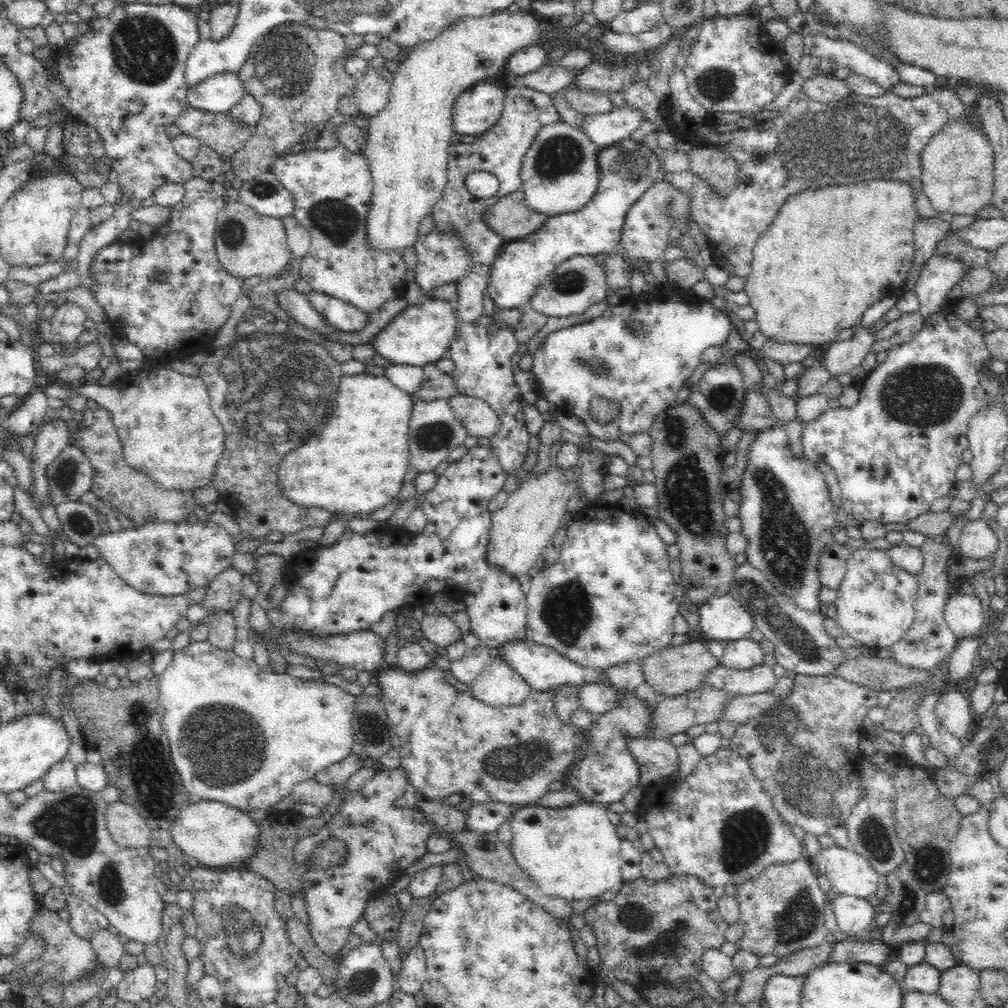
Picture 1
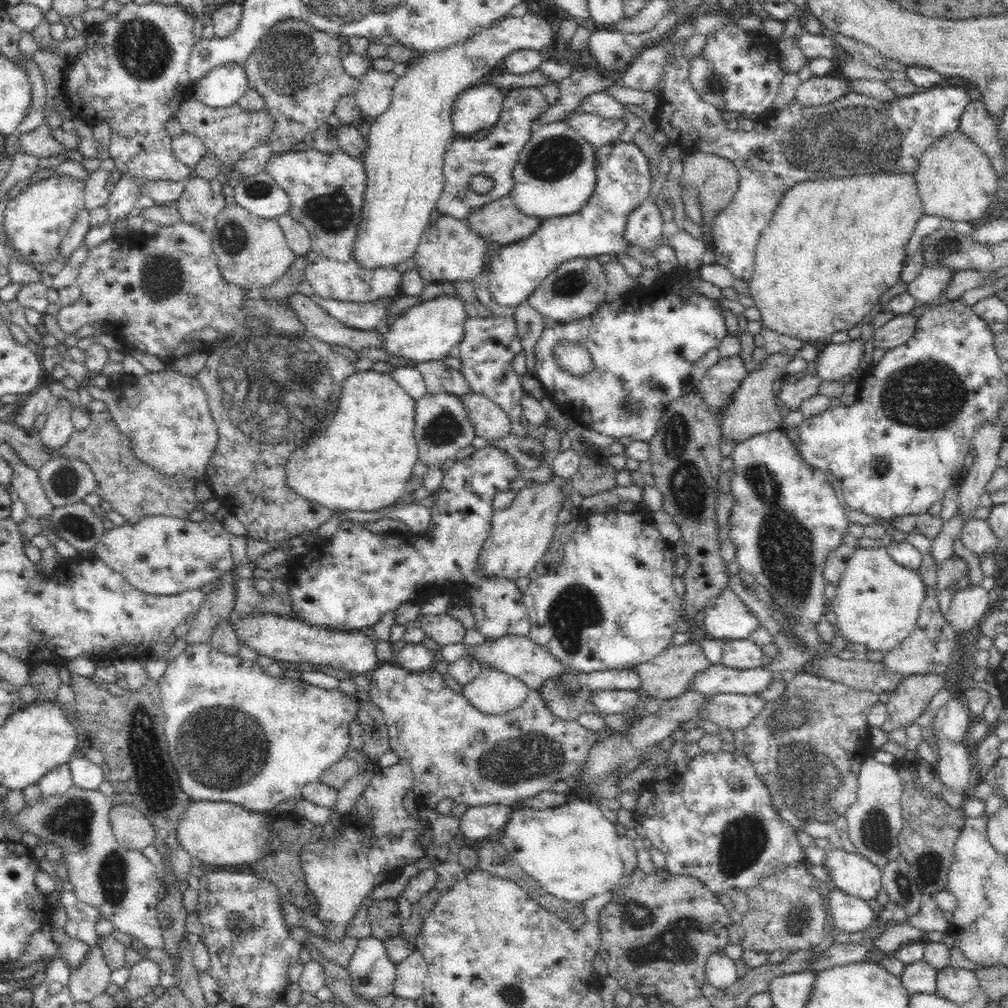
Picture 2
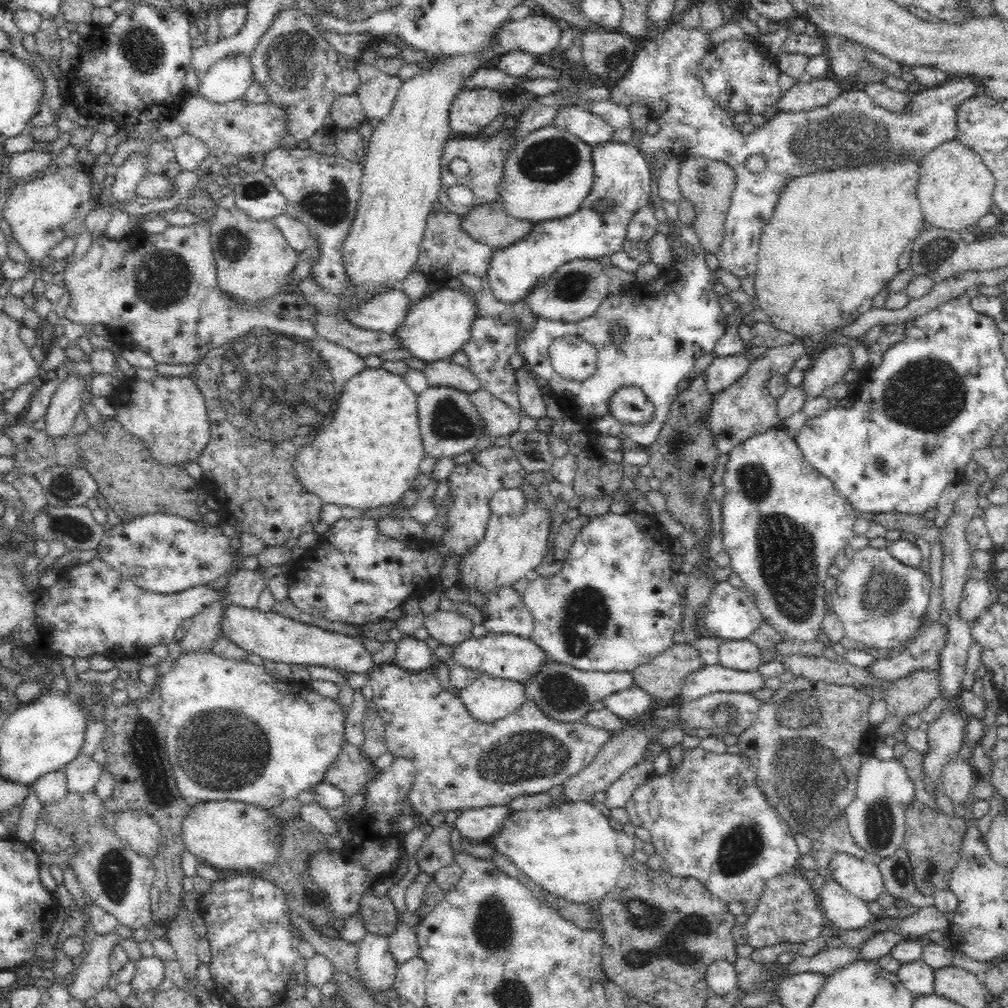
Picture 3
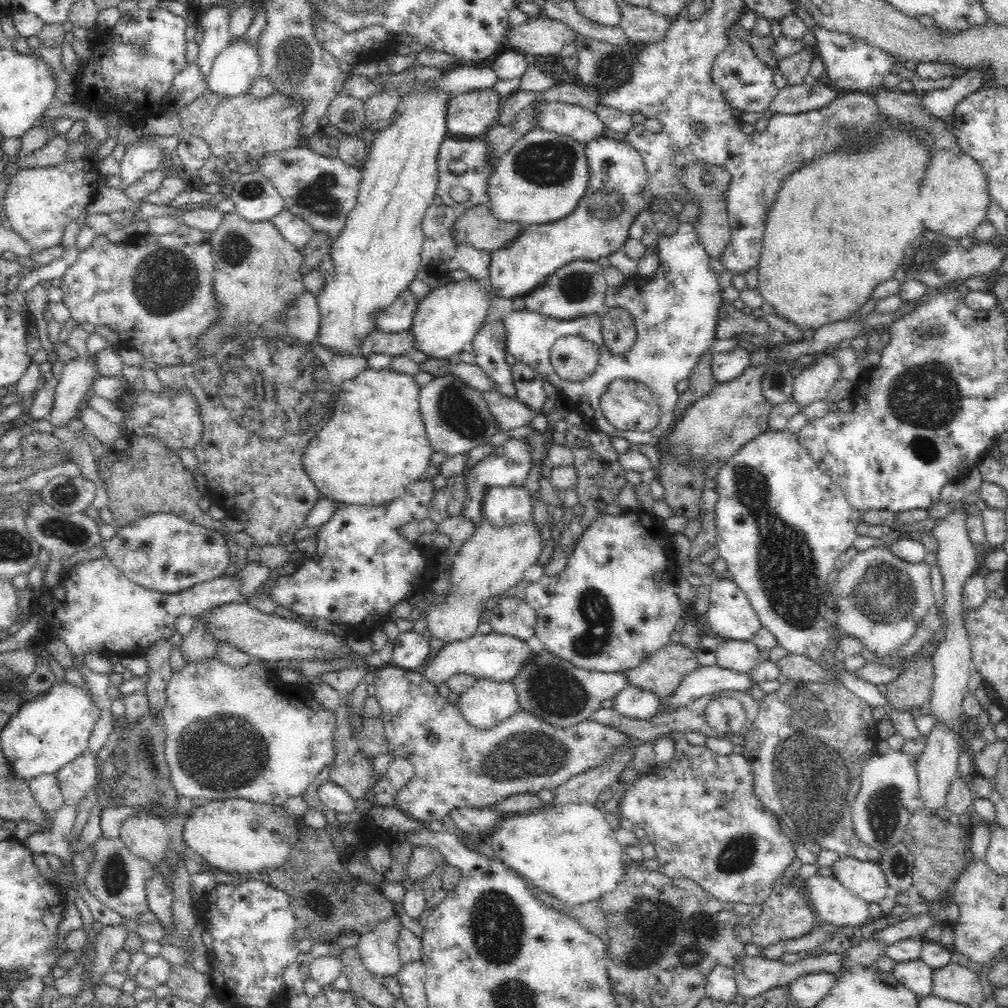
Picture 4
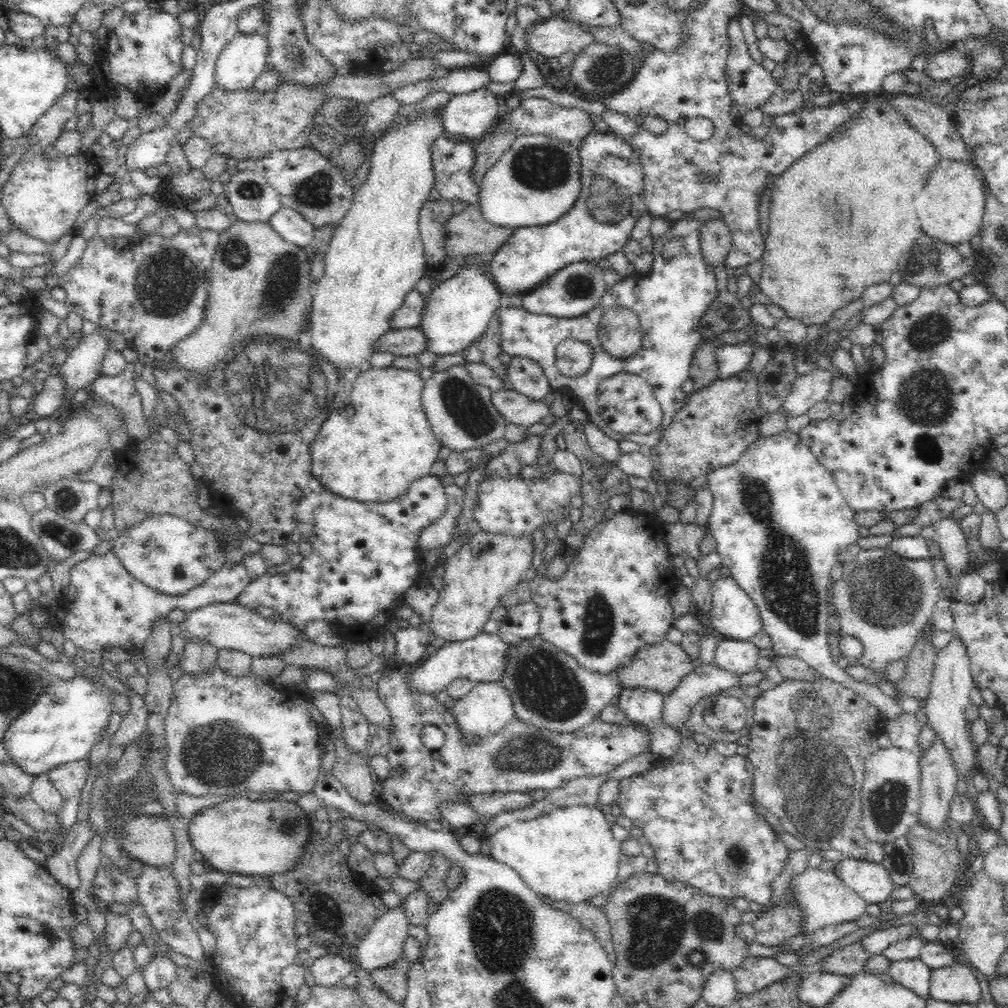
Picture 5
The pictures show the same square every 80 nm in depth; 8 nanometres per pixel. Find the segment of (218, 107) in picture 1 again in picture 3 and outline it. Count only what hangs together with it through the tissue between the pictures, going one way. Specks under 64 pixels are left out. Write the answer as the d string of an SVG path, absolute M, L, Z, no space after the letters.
M234 52L216 60L200 78L200 95L216 103L228 103L243 97L254 80L249 56Z

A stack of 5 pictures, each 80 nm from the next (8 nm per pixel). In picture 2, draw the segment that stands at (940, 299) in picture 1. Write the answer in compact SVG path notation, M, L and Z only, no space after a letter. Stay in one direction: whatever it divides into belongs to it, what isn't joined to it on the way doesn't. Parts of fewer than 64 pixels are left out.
M940 266L924 267L920 274L908 283L907 291L919 302L919 304L931 304L938 300L942 290L946 288L952 269Z

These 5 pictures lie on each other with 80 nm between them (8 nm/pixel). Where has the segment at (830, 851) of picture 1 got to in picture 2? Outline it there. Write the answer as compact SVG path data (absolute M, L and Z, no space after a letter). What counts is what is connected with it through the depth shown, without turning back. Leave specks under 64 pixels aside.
M829 848L823 867L828 873L830 884L846 894L868 901L875 899L883 890L880 869L861 854Z

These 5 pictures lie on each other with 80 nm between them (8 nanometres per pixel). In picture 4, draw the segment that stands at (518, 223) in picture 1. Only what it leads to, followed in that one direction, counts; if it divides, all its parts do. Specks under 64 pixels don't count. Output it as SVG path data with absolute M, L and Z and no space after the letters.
M486 204L477 205L466 209L453 223L452 241L478 250L495 251L516 238L524 227L501 222L491 214Z

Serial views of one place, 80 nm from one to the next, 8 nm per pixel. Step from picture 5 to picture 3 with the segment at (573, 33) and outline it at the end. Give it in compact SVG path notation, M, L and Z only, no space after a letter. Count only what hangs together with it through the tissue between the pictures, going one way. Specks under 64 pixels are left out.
M540 12L530 14L522 20L506 21L503 24L503 27L500 28L500 30L495 34L495 37L489 44L489 47L482 54L440 57L432 62L432 64L428 63L427 65L424 65L423 67L425 71L421 73L420 76L416 76L416 78L412 78L412 80L408 80L408 82L404 82L404 84L400 86L400 90L398 90L398 98L396 98L396 102L394 102L394 106L392 106L392 112L390 112L390 114L388 114L388 116L386 116L386 118L384 118L381 122L375 123L373 127L374 134L372 134L372 137L367 141L367 151L365 159L362 162L363 172L356 217L355 220L352 220L350 229L348 229L348 234L346 234L346 238L344 238L342 246L340 246L340 255L342 255L342 265L344 265L344 271L346 271L346 281L348 281L348 288L346 288L344 292L340 292L340 294L335 295L336 302L327 307L328 313L332 313L334 317L342 319L342 321L348 321L348 323L352 323L351 320L347 318L348 311L357 309L359 304L367 303L370 299L373 299L374 297L377 297L386 291L401 288L401 284L404 282L404 279L406 279L406 277L413 272L412 267L417 264L419 246L425 233L425 227L429 213L433 210L434 202L436 202L436 200L439 198L439 190L441 188L440 161L442 159L444 146L447 144L448 138L450 138L451 129L449 126L449 113L451 103L456 99L456 96L463 88L463 79L470 77L472 73L478 71L479 69L490 67L488 62L492 62L494 58L498 58L498 56L502 56L502 54L506 54L506 52L522 51L528 54L536 55L537 57L541 54L552 52L552 50L558 48L561 35L565 29L566 27L561 22L558 22L556 19Z

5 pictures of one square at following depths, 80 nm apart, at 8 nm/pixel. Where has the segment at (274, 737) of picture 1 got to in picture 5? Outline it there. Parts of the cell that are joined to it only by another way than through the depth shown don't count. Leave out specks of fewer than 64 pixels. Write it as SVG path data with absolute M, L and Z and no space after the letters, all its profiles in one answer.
M212 667L205 675L184 675L173 684L172 702L166 717L165 739L167 740L167 771L169 772L172 784L178 793L190 794L190 796L204 796L214 794L214 796L236 797L242 790L254 790L254 792L266 792L266 790L296 790L296 792L311 792L319 776L320 761L324 756L324 740L326 740L326 728L328 723L324 716L314 706L312 701L308 701L303 696L295 694L290 690L276 690L270 688L268 681L256 677L253 673L248 676L232 677L222 671L220 667Z

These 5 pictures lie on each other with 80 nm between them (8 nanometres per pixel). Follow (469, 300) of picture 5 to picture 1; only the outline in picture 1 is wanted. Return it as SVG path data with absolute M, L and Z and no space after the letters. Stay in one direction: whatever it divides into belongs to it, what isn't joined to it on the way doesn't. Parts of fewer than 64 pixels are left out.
M428 298L409 305L393 318L371 342L378 355L396 364L424 366L436 363L449 352L450 343L455 339L457 308L453 298Z

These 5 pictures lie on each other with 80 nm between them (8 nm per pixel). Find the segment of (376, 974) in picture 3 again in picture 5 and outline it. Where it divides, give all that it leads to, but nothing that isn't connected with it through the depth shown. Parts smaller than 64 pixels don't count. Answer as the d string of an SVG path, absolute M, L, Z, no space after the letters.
M405 898L398 906L388 908L357 944L354 955L360 969L371 972L374 968L390 966L402 957L404 941L408 938L408 919Z

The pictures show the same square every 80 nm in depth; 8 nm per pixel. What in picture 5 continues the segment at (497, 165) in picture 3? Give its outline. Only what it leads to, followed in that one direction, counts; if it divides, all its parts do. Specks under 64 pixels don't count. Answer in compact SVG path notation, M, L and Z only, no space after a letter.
M439 137L431 147L434 186L442 198L454 202L455 198L468 205L478 204L478 185L472 179L472 162L475 149L468 142L452 142Z

